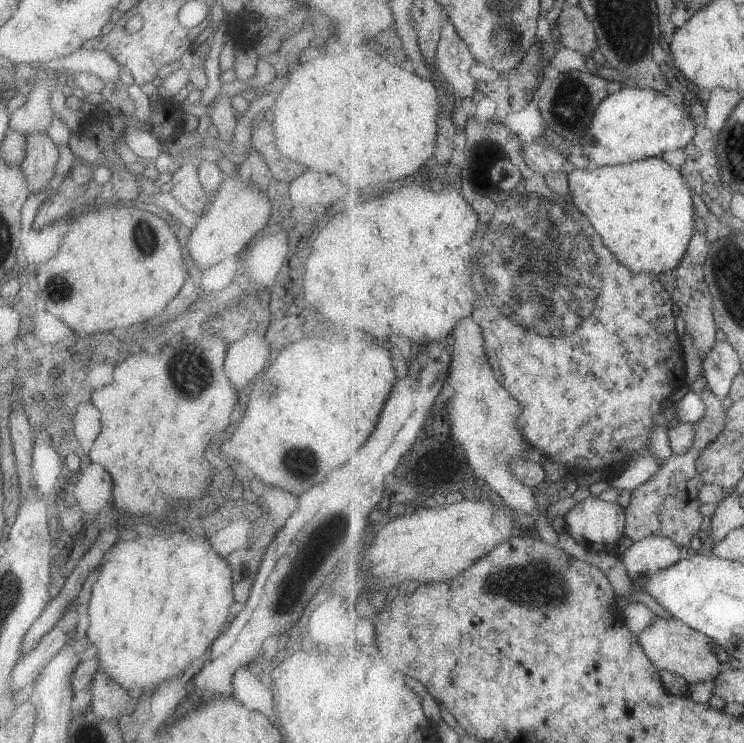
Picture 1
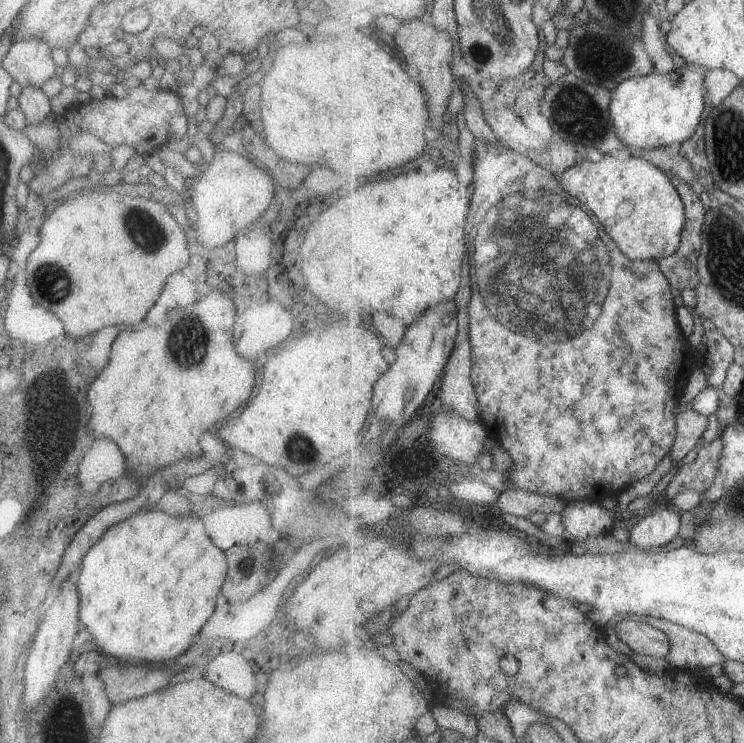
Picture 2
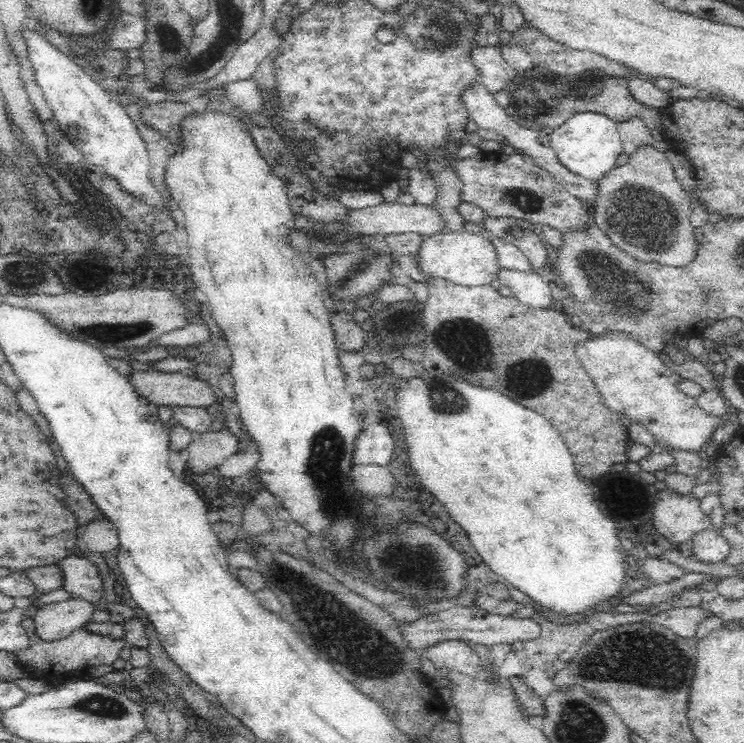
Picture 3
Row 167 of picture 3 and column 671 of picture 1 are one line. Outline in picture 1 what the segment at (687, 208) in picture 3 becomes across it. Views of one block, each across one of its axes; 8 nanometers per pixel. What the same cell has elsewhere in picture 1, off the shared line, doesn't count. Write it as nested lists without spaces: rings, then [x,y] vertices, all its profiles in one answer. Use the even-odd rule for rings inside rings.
[[[657,617],[656,620],[638,636],[646,656],[655,664],[658,670],[665,670],[681,677],[689,683],[713,680],[721,672],[719,658],[713,652],[711,639],[701,632],[696,632],[681,620],[673,617],[670,620]]]

